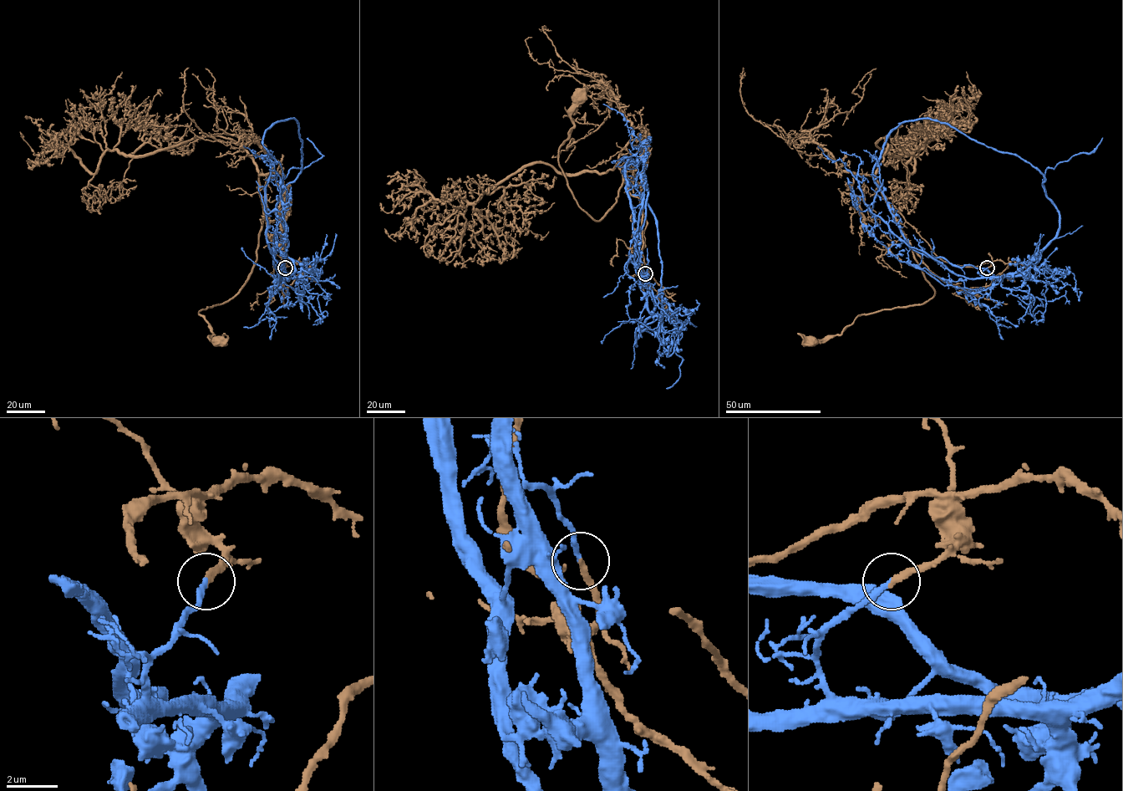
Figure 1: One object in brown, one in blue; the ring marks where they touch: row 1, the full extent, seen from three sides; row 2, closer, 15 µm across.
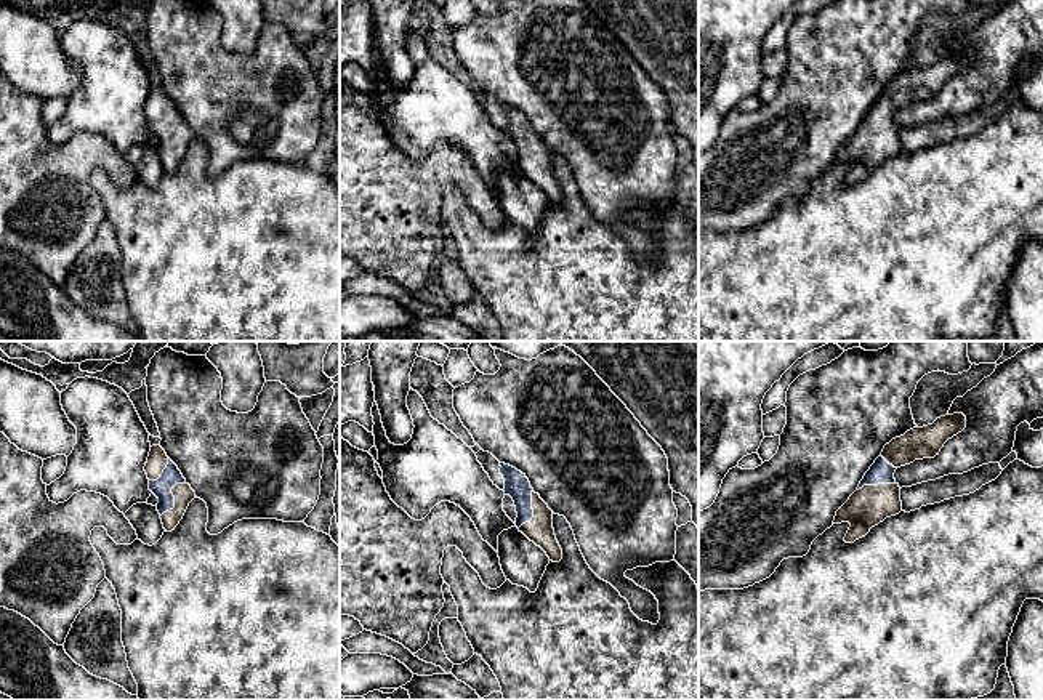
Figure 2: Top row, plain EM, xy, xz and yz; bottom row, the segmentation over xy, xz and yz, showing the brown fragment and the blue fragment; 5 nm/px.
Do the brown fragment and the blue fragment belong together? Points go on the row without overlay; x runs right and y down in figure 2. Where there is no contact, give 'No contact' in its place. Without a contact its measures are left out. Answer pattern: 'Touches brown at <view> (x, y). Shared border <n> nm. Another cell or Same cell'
Touches brown at xy (175, 140). Shared border 220 nm. Another cell

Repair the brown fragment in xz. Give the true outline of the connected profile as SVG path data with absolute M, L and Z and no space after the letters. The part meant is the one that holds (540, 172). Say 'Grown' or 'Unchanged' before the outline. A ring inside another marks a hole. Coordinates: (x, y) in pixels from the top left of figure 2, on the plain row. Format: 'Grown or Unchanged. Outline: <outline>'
Unchanged. Outline: M532 131L532 151L534 151L532 162L522 165L519 168L519 173L522 173L530 183L540 187L546 194L550 202L559 203L562 200L562 191L556 181L553 170L553 152L534 131Z

